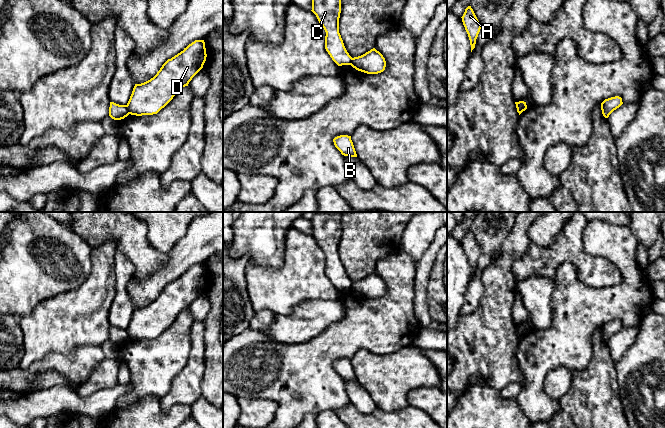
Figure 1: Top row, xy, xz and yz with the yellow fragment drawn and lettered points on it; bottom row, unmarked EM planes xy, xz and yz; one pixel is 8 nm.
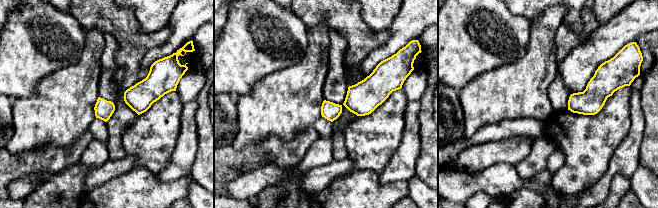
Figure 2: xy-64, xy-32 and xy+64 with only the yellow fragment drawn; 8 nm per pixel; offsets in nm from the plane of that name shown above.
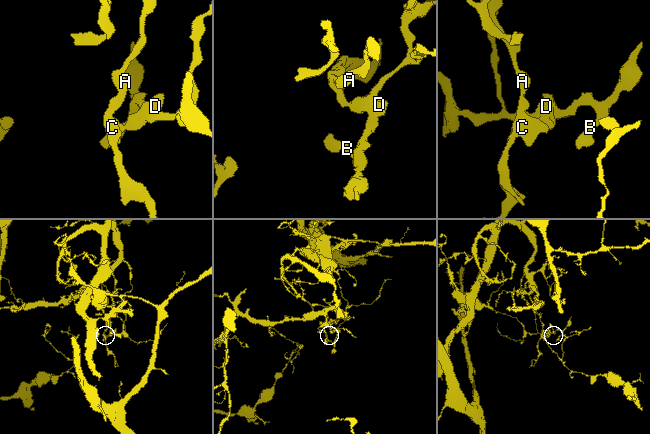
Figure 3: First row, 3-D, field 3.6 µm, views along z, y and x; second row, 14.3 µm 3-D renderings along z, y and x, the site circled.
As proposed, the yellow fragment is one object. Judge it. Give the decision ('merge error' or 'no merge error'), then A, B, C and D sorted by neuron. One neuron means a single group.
merge error; groups A C / B D

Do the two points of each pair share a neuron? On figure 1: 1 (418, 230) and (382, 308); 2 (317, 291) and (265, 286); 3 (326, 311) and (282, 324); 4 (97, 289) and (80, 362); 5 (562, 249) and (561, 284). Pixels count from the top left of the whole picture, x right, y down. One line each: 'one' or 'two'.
1: two
2: one
3: one
4: two
5: two

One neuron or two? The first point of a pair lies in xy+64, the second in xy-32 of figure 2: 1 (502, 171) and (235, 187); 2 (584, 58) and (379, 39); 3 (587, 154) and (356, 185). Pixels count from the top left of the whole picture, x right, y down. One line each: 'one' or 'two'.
1: one
2: two
3: two

